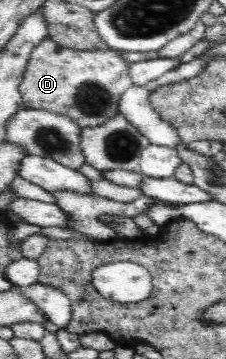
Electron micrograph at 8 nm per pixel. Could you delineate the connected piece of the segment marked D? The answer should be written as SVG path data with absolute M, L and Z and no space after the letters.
M49 36L41 40L30 55L30 62L23 73L20 93L28 109L42 109L69 116L82 129L105 124L110 118L119 114L121 97L133 86L129 76L131 62L125 60L120 51L107 49L74 49L60 46Z

